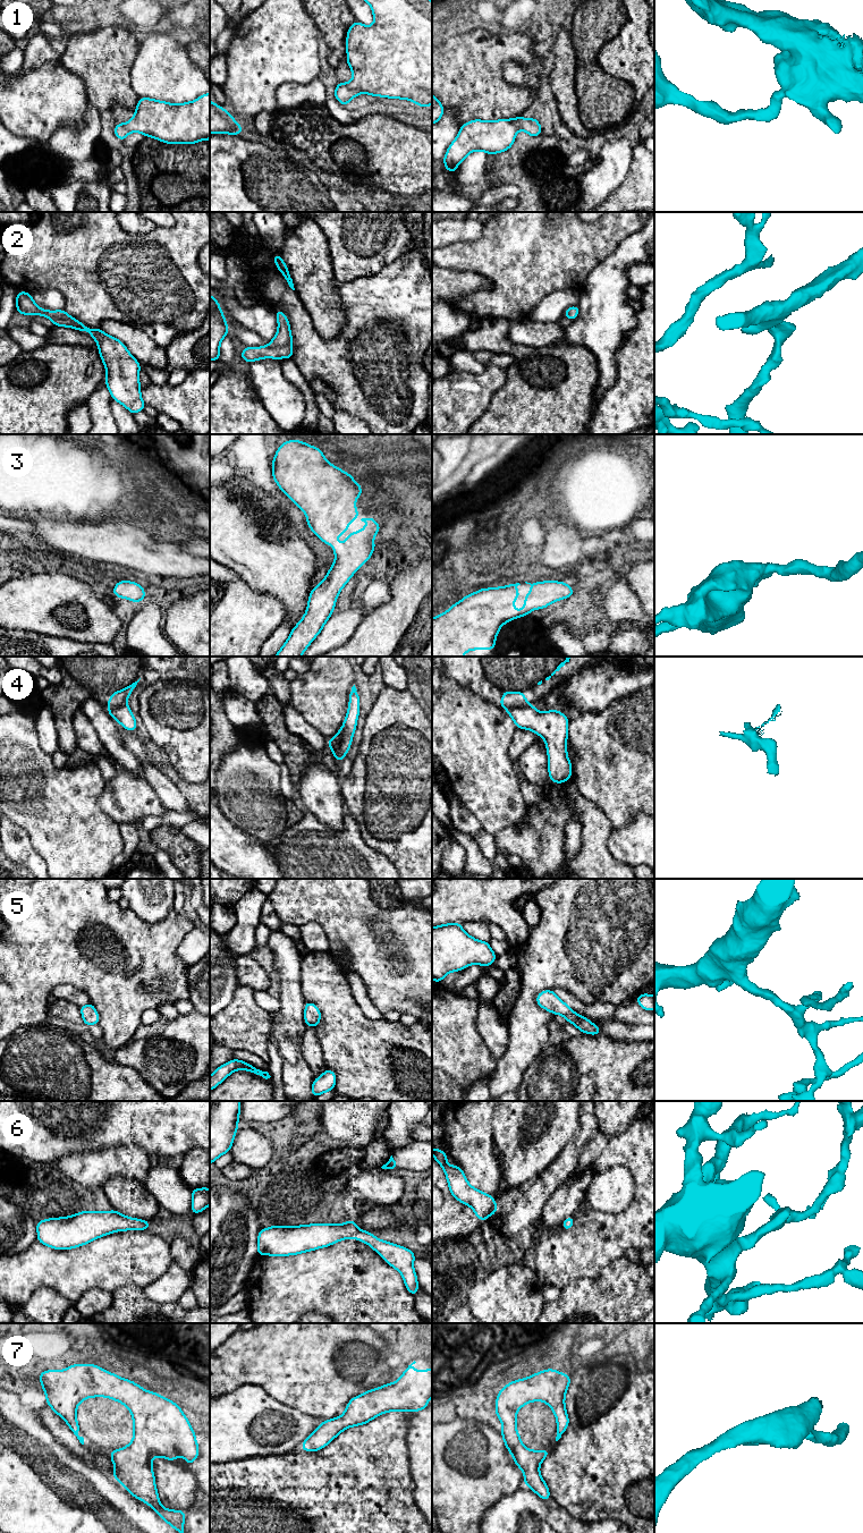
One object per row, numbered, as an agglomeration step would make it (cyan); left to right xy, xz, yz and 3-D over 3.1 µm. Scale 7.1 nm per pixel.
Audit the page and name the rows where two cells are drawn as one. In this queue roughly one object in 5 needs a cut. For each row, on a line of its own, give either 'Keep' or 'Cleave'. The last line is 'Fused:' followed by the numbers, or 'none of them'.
1: Keep
2: Keep
3: Keep
4: Cleave
5: Keep
6: Keep
7: Keep
Fused: 4

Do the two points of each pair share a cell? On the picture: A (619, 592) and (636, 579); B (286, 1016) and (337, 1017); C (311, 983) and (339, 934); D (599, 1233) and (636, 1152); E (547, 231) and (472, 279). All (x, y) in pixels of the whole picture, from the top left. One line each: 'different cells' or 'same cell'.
A: different cells
B: different cells
C: different cells
D: same cell
E: different cells

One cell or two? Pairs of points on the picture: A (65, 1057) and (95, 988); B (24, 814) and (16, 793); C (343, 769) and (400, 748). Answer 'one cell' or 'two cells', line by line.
A: two cells
B: one cell
C: two cells

